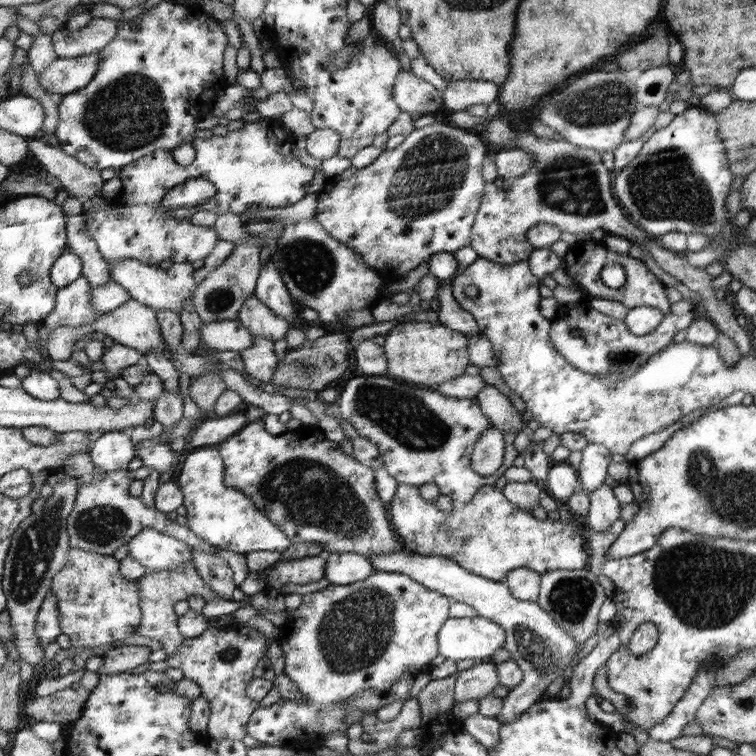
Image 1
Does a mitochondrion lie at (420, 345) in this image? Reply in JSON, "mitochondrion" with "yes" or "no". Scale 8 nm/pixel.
{"mitochondrion":"no"}

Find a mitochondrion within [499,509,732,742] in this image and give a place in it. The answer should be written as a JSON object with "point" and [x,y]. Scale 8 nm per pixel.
{"point":[571,598]}

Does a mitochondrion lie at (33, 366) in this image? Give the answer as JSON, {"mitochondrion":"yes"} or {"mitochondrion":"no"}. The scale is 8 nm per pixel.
{"mitochondrion":"no"}

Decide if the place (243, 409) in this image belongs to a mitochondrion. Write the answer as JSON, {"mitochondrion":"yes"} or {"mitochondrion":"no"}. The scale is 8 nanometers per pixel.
{"mitochondrion":"no"}

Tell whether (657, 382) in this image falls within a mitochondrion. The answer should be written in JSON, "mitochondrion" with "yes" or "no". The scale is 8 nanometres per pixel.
{"mitochondrion":"no"}

